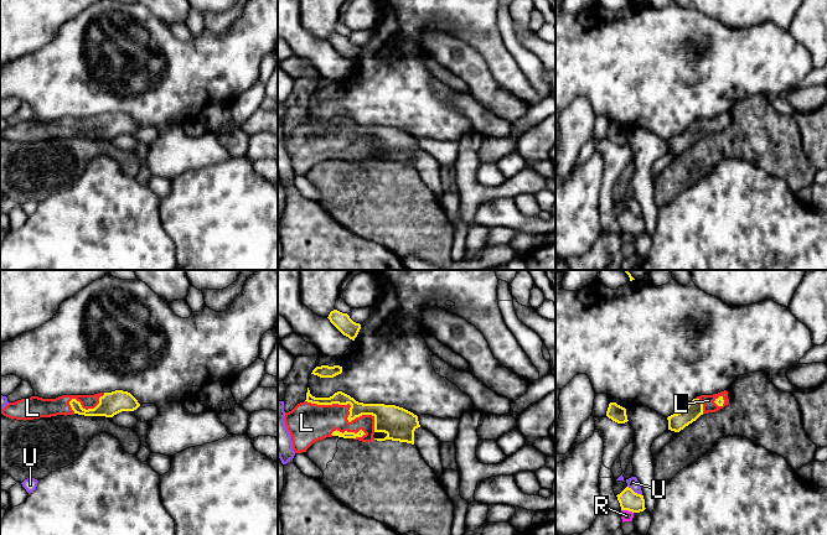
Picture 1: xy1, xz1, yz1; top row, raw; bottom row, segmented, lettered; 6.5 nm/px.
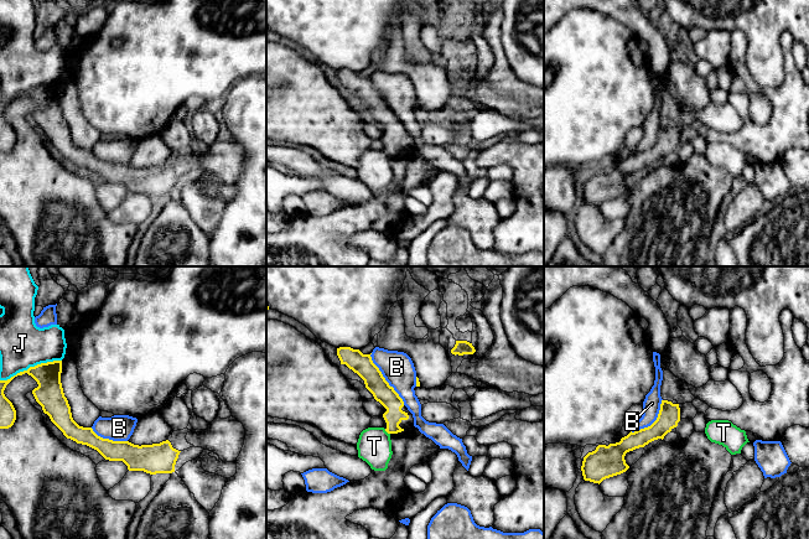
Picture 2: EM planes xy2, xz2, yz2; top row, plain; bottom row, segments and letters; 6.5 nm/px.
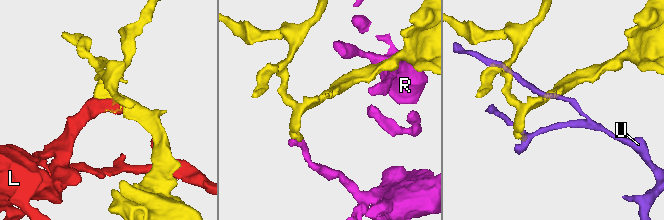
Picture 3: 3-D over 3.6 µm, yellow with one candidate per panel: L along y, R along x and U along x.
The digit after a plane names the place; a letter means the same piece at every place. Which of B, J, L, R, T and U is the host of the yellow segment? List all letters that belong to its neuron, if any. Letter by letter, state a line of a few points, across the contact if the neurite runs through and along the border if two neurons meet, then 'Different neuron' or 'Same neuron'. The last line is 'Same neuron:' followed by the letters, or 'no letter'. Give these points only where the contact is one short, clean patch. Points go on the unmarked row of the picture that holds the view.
B: Different neuron
J: Different neuron
L: Same neuron
R: Different neuron
T: Different neuron
U: Line: yz1 (627, 208), (641, 218). Different neuron
Same neuron: L

